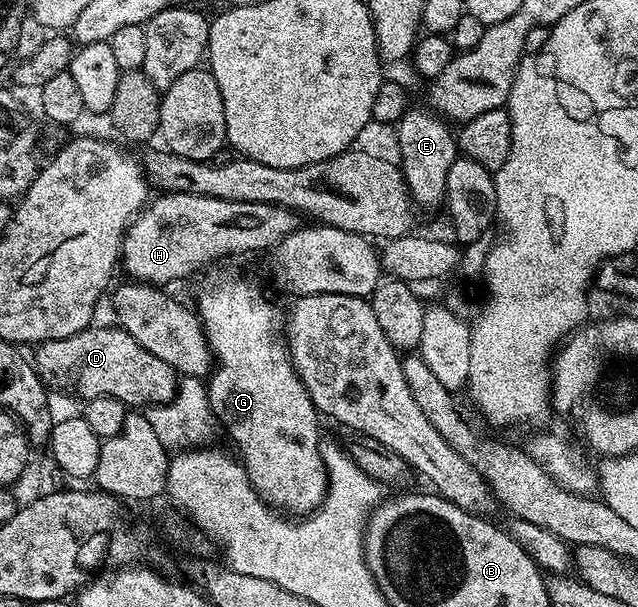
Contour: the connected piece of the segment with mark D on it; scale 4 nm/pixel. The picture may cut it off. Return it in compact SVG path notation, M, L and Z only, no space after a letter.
M91 324L86 329L76 332L67 338L60 340L48 340L37 343L35 354L32 354L34 369L46 383L51 391L71 390L74 394L79 394L82 400L95 398L96 396L112 396L120 400L128 408L145 408L148 406L159 406L165 402L171 402L174 394L178 390L180 376L160 356L152 356L148 348L140 348L128 332L117 325L98 326Z

